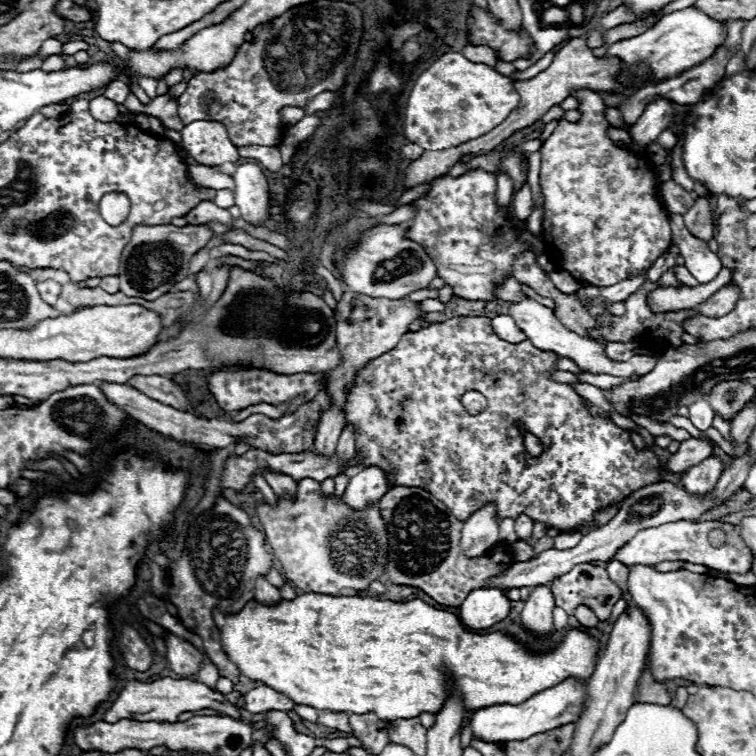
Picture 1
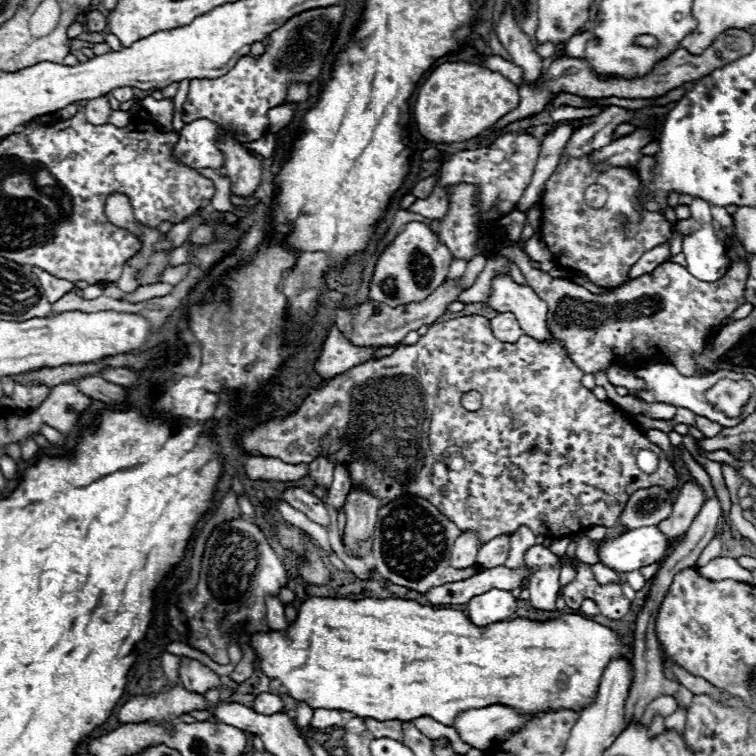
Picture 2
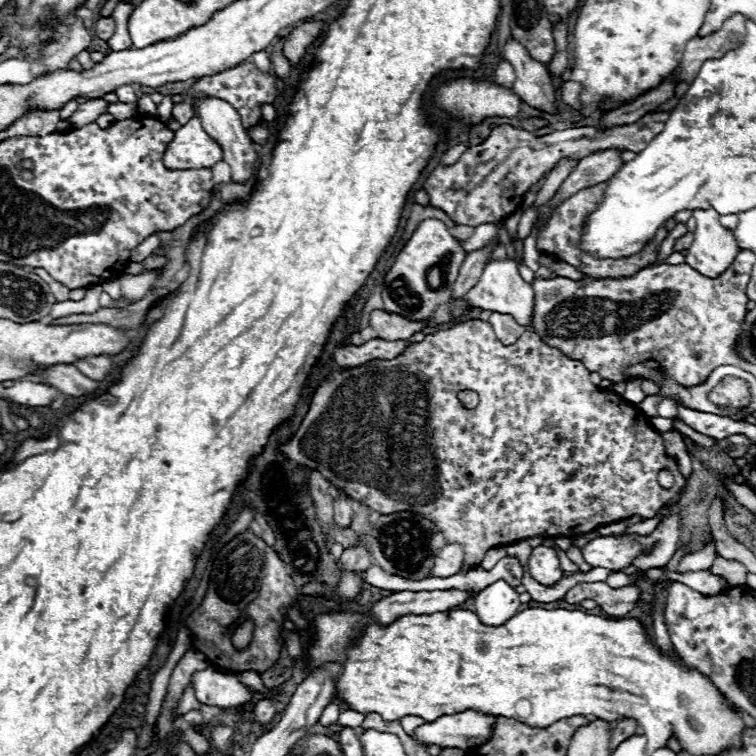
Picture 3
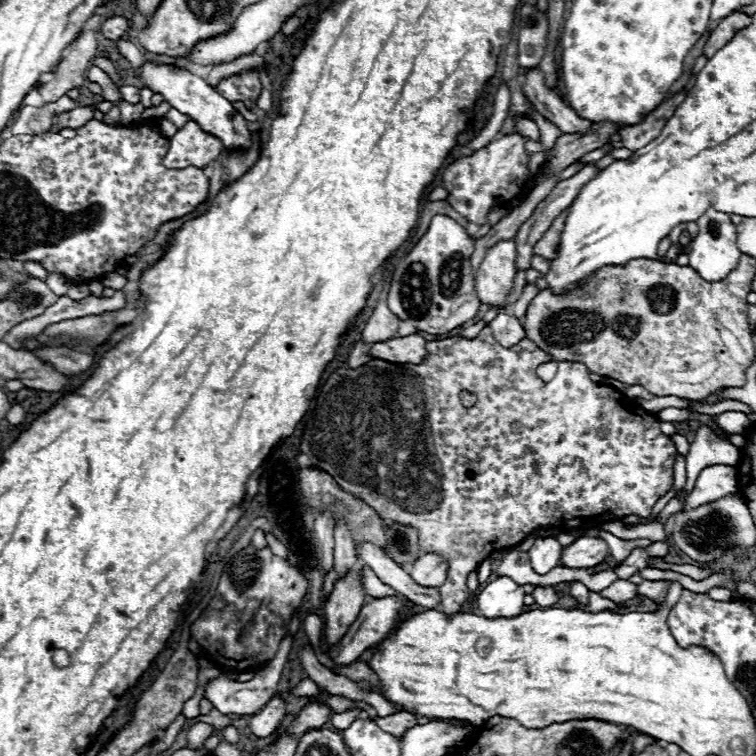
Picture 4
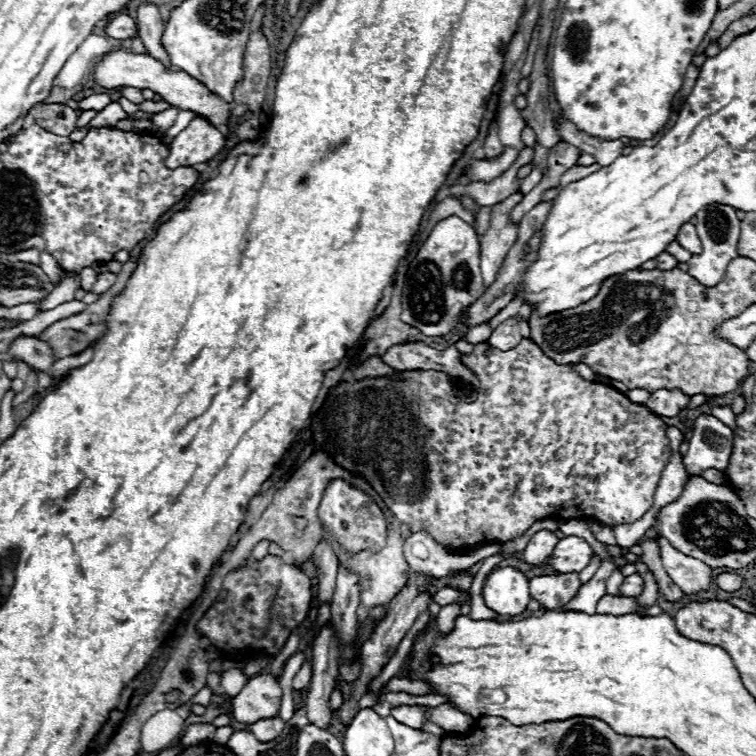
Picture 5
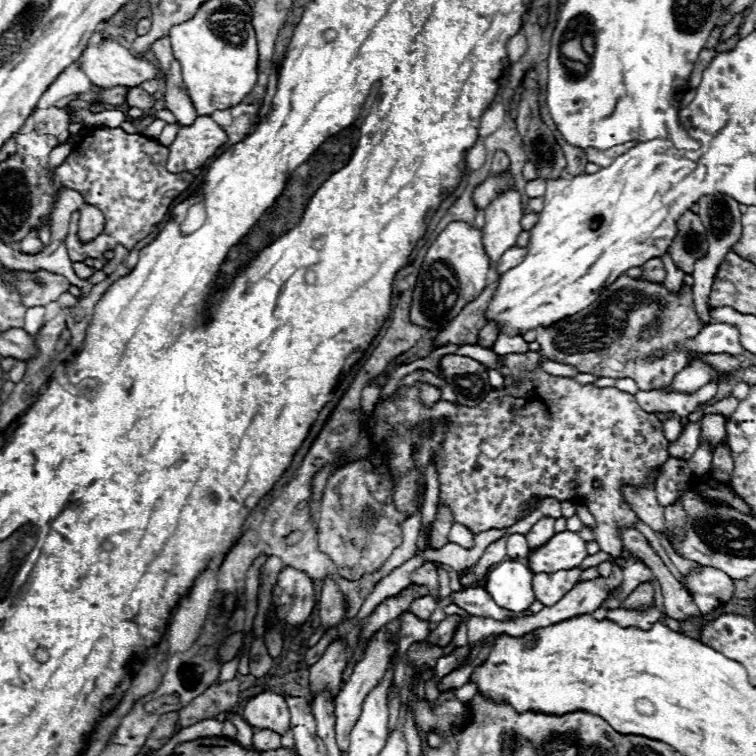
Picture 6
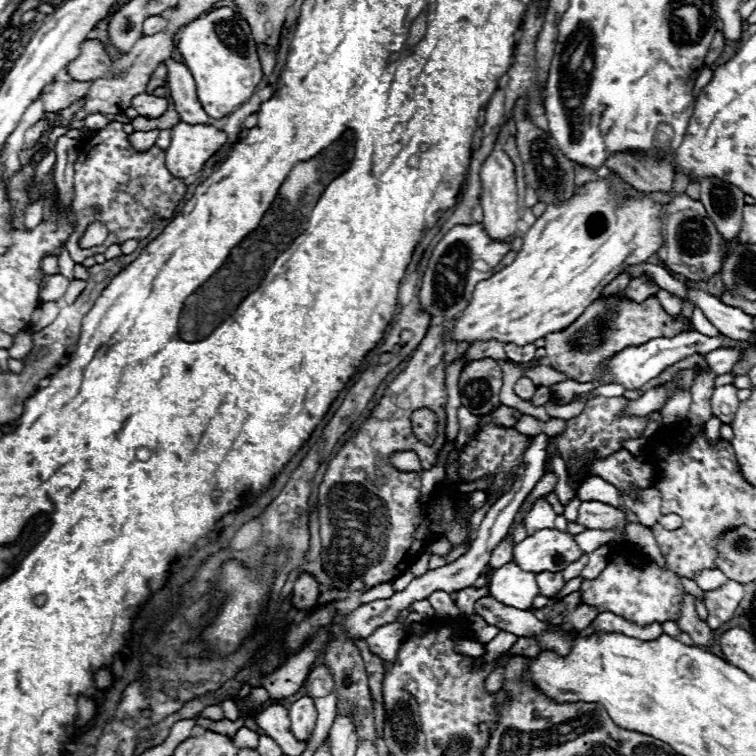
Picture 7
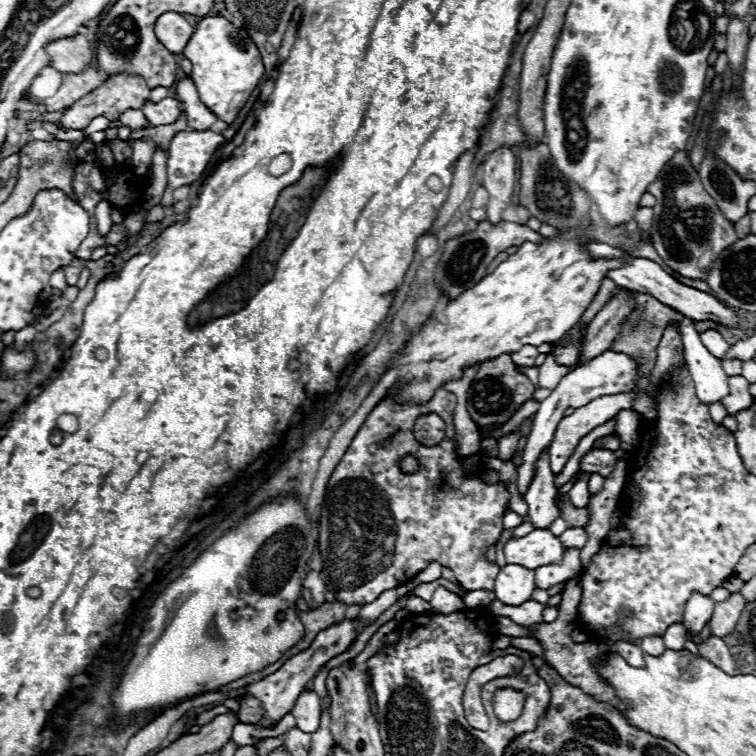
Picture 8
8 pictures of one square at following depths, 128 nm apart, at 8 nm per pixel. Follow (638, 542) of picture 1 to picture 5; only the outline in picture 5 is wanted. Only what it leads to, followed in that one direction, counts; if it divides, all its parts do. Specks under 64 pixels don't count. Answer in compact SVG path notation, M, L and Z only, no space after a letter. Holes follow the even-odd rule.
M564 536L554 546L554 552L546 564L562 574L580 572L590 562L590 556L592 556L592 548L584 538Z

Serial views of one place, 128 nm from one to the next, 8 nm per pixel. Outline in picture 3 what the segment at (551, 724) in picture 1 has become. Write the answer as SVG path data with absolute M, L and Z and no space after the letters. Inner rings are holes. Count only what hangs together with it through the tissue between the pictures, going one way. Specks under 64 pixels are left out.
M460 712L418 726L412 738L420 746L436 744L440 748L468 750L470 746L484 744L484 740L492 736L494 726L496 726L494 716L484 716L478 712Z

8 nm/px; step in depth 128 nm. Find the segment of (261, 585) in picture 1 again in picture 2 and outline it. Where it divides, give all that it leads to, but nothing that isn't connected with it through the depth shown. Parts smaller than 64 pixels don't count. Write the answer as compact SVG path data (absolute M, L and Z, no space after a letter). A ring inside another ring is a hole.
M266 598L266 614L268 614L268 626L272 630L286 630L288 622L284 618L284 606L278 598Z

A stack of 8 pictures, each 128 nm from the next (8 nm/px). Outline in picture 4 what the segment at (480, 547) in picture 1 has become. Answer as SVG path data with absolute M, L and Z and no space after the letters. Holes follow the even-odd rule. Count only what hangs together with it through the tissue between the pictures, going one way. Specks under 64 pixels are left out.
M426 554L414 562L410 576L420 586L442 586L446 580L446 564L438 554Z

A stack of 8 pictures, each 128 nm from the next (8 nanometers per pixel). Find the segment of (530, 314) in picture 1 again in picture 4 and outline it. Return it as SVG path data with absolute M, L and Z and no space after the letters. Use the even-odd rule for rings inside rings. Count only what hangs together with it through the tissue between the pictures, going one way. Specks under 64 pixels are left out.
M500 240L488 248L478 272L476 294L482 304L502 306L514 286L516 276L516 244L514 240Z

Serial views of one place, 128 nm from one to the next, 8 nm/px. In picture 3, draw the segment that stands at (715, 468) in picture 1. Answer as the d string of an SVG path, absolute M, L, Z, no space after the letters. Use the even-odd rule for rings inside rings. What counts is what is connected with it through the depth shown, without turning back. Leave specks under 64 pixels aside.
M670 514L652 534L648 536L636 534L634 541L642 546L642 554L634 558L632 565L640 570L666 566L676 552L680 540L680 526L682 526L680 516Z

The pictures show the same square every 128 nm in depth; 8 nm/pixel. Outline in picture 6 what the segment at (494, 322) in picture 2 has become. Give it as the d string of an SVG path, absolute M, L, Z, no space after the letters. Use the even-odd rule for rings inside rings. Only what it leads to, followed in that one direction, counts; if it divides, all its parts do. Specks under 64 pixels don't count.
M500 334L496 344L494 344L494 352L504 356L504 354L524 354L528 352L528 342L522 336L504 336Z

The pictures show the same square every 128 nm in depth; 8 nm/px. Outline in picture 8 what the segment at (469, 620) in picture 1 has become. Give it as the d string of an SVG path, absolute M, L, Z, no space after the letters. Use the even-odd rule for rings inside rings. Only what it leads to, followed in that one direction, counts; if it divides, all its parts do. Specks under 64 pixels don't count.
M506 564L496 576L494 594L500 602L518 606L518 604L530 600L534 588L536 588L534 570L528 570L518 564Z

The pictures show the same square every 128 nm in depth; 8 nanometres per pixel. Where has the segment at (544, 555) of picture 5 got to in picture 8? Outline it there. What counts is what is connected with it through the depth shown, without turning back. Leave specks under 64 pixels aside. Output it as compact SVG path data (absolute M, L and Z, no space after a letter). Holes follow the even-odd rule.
M546 448L536 460L534 478L524 494L524 500L528 504L528 520L536 528L548 528L560 516L560 510L554 506L554 496L556 496L554 474L550 470L548 448Z

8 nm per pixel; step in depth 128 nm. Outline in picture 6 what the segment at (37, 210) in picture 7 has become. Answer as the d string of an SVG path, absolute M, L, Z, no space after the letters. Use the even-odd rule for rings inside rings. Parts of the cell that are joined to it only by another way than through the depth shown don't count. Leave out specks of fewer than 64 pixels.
M30 230L28 236L20 242L20 248L18 248L18 250L24 252L24 254L40 254L40 252L44 250L44 244L40 242L38 234L36 234L34 230Z

